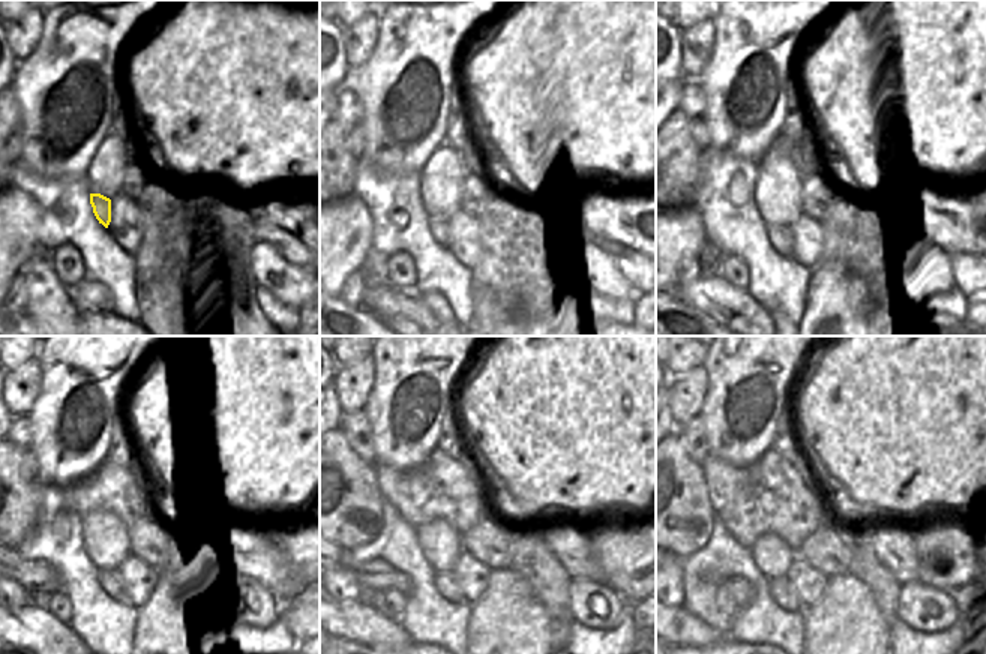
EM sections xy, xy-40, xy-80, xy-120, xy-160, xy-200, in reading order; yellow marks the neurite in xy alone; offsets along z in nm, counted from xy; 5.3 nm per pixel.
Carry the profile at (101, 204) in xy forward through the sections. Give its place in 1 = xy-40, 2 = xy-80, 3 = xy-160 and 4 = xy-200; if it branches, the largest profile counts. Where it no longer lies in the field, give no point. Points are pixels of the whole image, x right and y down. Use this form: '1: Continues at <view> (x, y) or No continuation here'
1: Continues at xy-40 (438, 227)
2: Continues at xy-80 (781, 237)
3: Continues at xy-160 (446, 582)
4: Continues at xy-200 (782, 591)

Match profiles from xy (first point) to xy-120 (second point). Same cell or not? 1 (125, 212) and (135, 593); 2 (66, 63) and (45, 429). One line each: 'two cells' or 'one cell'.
1: one cell
2: one cell

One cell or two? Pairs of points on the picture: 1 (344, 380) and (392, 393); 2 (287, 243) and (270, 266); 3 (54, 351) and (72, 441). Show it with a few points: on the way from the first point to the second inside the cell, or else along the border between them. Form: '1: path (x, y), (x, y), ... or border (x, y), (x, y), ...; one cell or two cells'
1: border (371, 356), (374, 383), (362, 411); two cells
2: border (258, 240), (267, 242), (287, 261), (303, 267); two cells
3: path (72, 374), (72, 419); one cell

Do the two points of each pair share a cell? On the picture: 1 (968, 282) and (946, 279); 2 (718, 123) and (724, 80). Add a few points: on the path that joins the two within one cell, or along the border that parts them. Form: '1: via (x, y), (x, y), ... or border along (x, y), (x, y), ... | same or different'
1: border along (950, 257), (950, 269), (958, 288) | different
2: via (722, 113), (724, 90) | same

